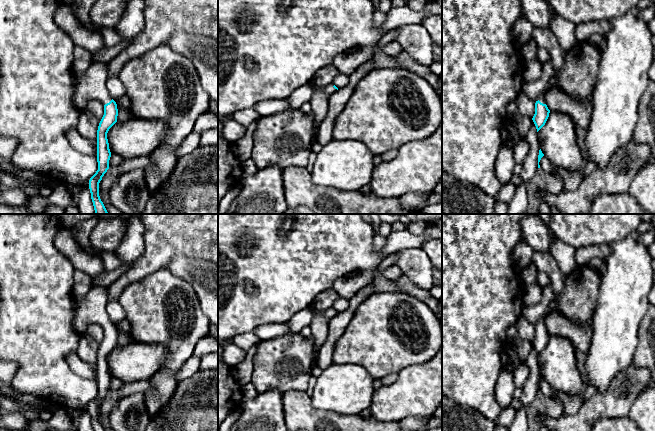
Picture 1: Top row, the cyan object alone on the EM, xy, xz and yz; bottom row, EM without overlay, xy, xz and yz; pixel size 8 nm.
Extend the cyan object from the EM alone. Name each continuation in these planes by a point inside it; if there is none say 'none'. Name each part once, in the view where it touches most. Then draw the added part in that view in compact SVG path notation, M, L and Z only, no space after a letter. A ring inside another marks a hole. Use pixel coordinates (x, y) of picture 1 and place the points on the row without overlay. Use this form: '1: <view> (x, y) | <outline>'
1: yz (544, 261) | M535 251L532 262L537 267L538 271L545 272L551 279L551 286L553 290L553 298L548 305L547 313L539 319L537 325L546 328L545 320L551 313L557 312L558 298L564 288L566 277L559 269L557 262L549 252Z

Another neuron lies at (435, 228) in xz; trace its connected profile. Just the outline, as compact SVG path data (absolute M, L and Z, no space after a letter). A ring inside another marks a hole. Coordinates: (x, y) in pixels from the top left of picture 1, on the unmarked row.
M442 220L430 223L427 234L431 239L442 239Z

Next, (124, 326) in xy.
M126 319L122 320L121 322L119 322L115 326L117 328L117 331L121 331L121 332L124 332L124 333L127 333L127 334L129 334L130 331L131 331L131 325Z

